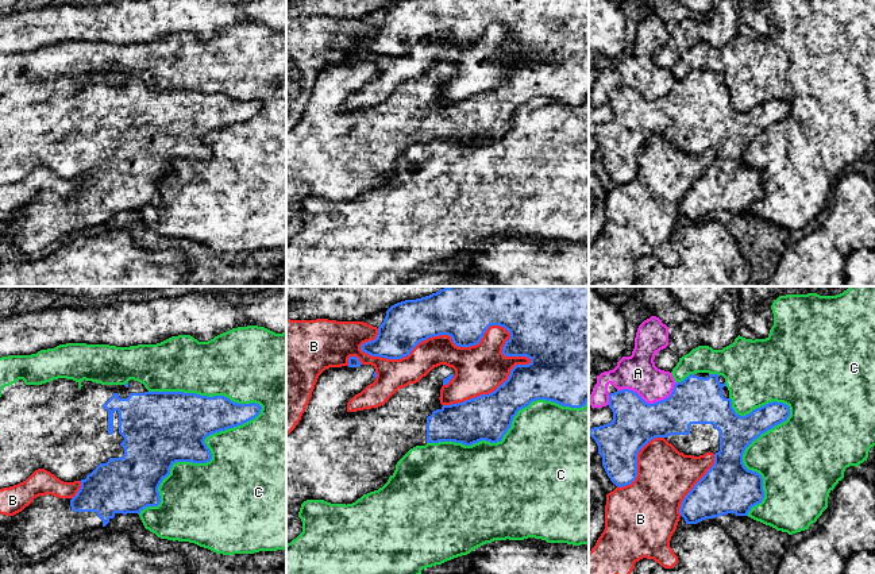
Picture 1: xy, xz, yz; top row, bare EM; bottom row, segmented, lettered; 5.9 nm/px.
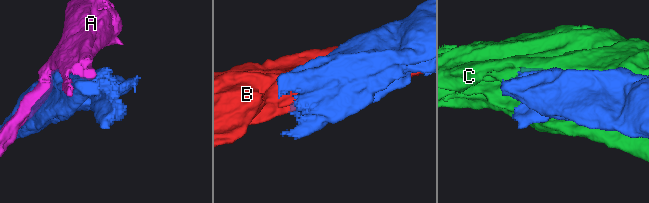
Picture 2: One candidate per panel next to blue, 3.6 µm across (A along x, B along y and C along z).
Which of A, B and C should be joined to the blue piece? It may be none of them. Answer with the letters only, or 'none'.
none

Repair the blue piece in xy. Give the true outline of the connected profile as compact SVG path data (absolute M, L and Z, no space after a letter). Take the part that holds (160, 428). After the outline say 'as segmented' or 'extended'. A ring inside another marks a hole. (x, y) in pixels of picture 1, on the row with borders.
M58 378L42 385L23 385L11 389L0 397L0 489L9 488L26 481L35 470L45 469L63 482L80 481L81 488L73 498L58 498L51 494L39 496L26 506L22 512L12 516L12 521L0 527L0 533L9 544L24 555L36 555L43 548L54 546L72 535L80 535L90 529L105 527L113 517L127 513L140 513L147 506L158 506L161 496L158 488L161 482L170 474L170 469L176 462L207 463L212 459L211 450L204 443L205 438L242 425L261 413L259 404L238 404L224 396L200 396L184 392L149 392L143 384L130 380L126 385L101 385L92 381L81 381Z | extended

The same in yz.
M709 373L690 374L674 385L667 398L654 404L645 402L633 390L622 389L609 394L608 405L613 412L613 420L591 428L589 435L598 446L608 477L618 488L631 485L636 479L637 454L655 438L664 438L685 455L699 456L709 451L714 454L713 466L681 504L679 513L686 524L697 524L722 515L747 516L752 506L763 501L763 478L744 466L743 454L755 439L790 416L789 405L776 401L756 408L745 416L737 415L732 408L725 378Z | extended

